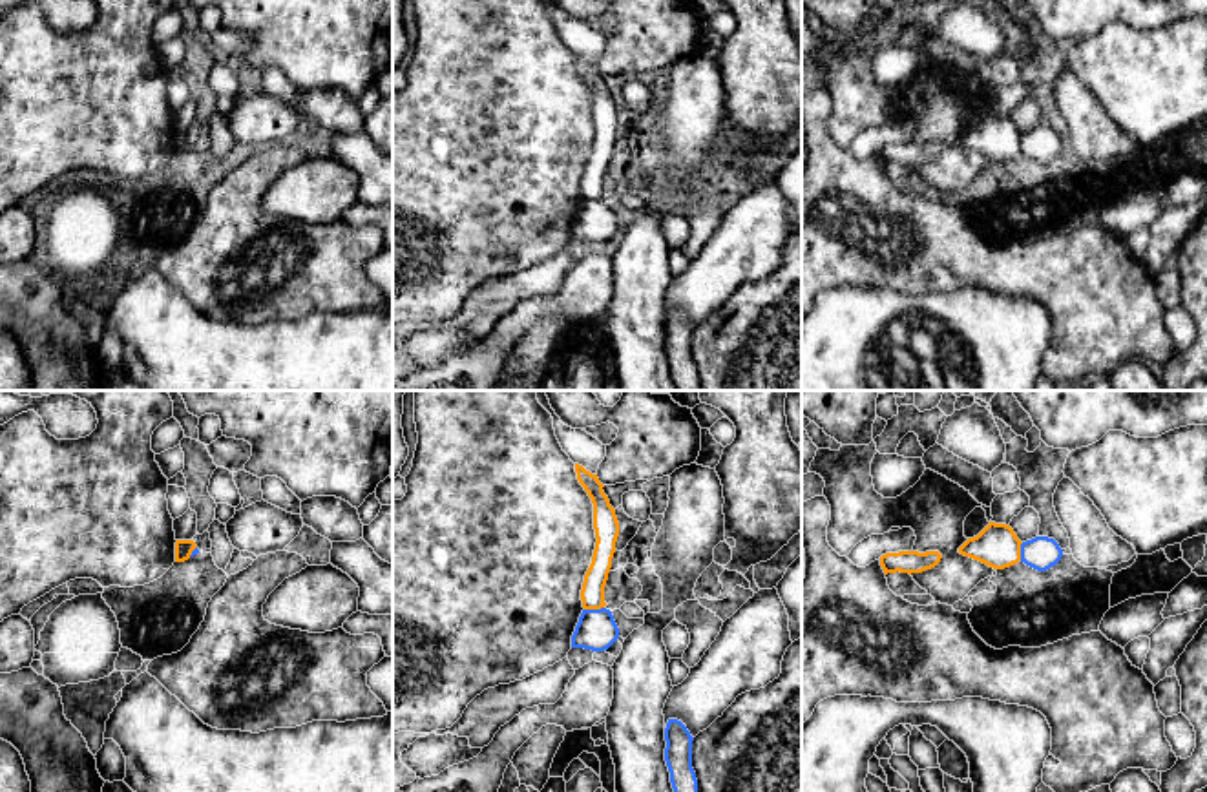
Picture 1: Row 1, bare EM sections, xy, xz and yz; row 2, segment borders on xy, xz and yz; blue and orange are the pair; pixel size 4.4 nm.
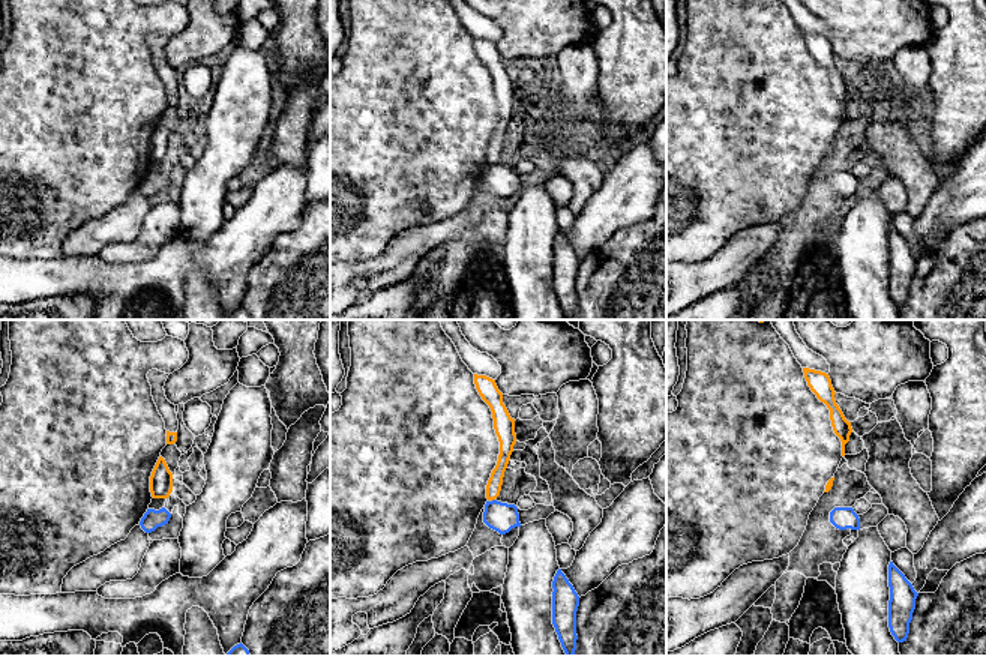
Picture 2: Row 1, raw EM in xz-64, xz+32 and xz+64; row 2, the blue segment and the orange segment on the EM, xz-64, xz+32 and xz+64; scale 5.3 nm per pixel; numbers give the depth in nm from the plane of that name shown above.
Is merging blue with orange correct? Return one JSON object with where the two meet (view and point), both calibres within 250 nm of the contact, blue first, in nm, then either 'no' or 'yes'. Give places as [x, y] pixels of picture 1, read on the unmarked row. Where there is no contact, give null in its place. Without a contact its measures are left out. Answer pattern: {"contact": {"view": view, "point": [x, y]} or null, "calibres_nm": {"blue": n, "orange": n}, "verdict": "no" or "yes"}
{"contact": {"view": "xz", "point": [594, 201]}, "calibres_nm": {"blue": 180, "orange": 110}, "verdict": "no"}

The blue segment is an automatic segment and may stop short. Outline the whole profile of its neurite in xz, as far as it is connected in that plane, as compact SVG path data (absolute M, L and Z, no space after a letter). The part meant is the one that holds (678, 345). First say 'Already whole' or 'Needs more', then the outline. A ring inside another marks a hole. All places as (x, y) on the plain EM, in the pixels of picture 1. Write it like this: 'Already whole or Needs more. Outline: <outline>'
Already whole. Outline: M668 310L665 319L665 352L670 374L677 391L698 391L698 370L692 360L692 332L687 318L677 310Z

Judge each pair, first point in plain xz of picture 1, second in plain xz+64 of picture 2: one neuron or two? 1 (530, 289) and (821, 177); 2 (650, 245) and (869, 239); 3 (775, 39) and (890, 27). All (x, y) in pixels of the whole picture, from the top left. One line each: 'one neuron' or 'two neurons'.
1: two neurons
2: one neuron
3: two neurons

